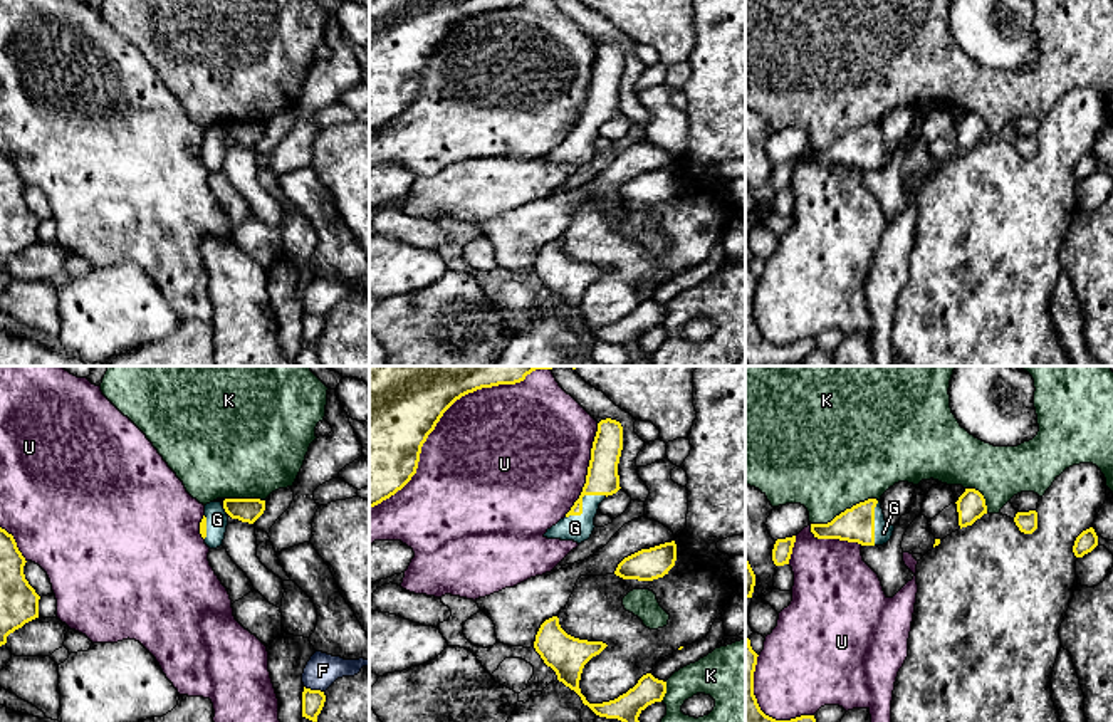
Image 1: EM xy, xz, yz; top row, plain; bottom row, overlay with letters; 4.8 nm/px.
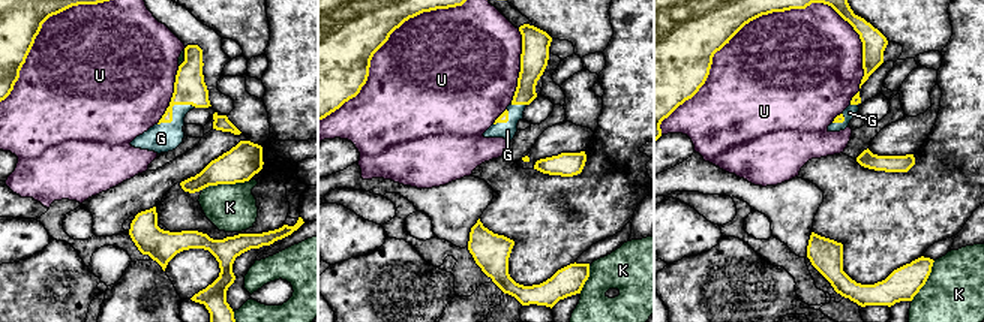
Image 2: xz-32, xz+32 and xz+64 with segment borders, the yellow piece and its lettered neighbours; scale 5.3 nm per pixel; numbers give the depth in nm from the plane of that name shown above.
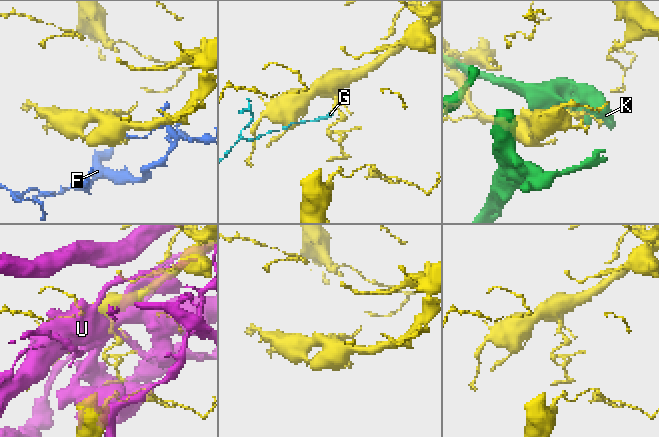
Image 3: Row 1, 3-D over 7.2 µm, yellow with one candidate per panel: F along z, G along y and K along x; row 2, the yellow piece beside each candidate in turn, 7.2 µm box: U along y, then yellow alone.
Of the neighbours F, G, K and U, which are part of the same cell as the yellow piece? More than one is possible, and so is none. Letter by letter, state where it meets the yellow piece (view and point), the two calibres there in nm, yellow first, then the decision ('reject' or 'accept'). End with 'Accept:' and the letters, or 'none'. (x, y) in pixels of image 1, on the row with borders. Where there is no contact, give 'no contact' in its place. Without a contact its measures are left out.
F: xy (314, 690) | 110/160 nm | reject
G: xz (581, 501) | 150/130 nm | accept
K: yz (845, 511) | 170/480 nm | reject
U: xz (444, 412) | 500/500 nm | reject
Accept: G

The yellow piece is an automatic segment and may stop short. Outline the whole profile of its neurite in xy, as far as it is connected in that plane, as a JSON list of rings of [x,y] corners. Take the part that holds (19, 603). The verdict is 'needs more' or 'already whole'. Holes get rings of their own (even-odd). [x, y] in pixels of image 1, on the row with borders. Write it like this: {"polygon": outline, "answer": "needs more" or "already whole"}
{"polygon": [[[0,527],[0,646],[10,633],[39,618],[40,596],[25,579],[25,562],[13,536]]], "answer": "already whole"}

